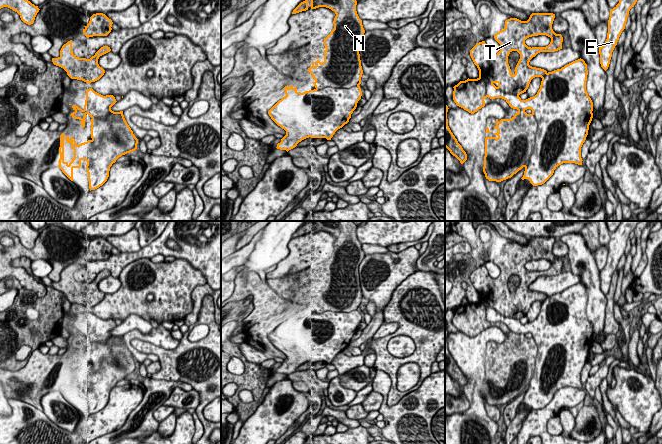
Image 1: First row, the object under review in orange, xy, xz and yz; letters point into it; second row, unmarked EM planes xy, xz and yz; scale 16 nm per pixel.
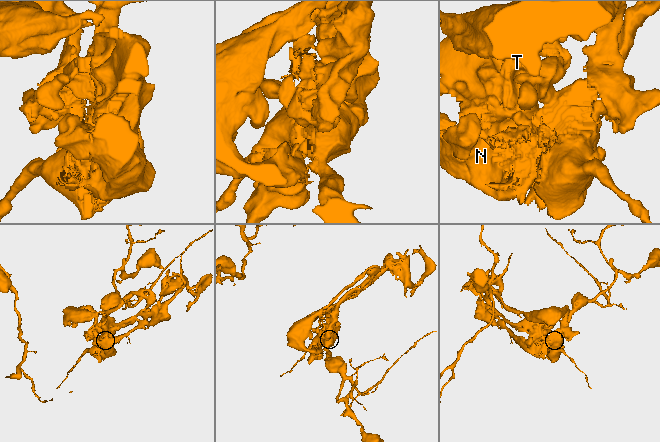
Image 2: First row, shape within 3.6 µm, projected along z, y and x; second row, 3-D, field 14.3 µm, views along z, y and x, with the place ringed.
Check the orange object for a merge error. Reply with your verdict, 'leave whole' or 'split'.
split

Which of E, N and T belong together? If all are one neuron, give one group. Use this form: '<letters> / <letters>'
E / N T

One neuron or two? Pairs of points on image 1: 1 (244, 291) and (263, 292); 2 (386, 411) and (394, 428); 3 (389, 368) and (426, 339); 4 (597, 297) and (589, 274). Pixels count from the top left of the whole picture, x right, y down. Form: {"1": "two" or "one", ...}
{"1": "one", "2": "one", "3": "one", "4": "one"}

